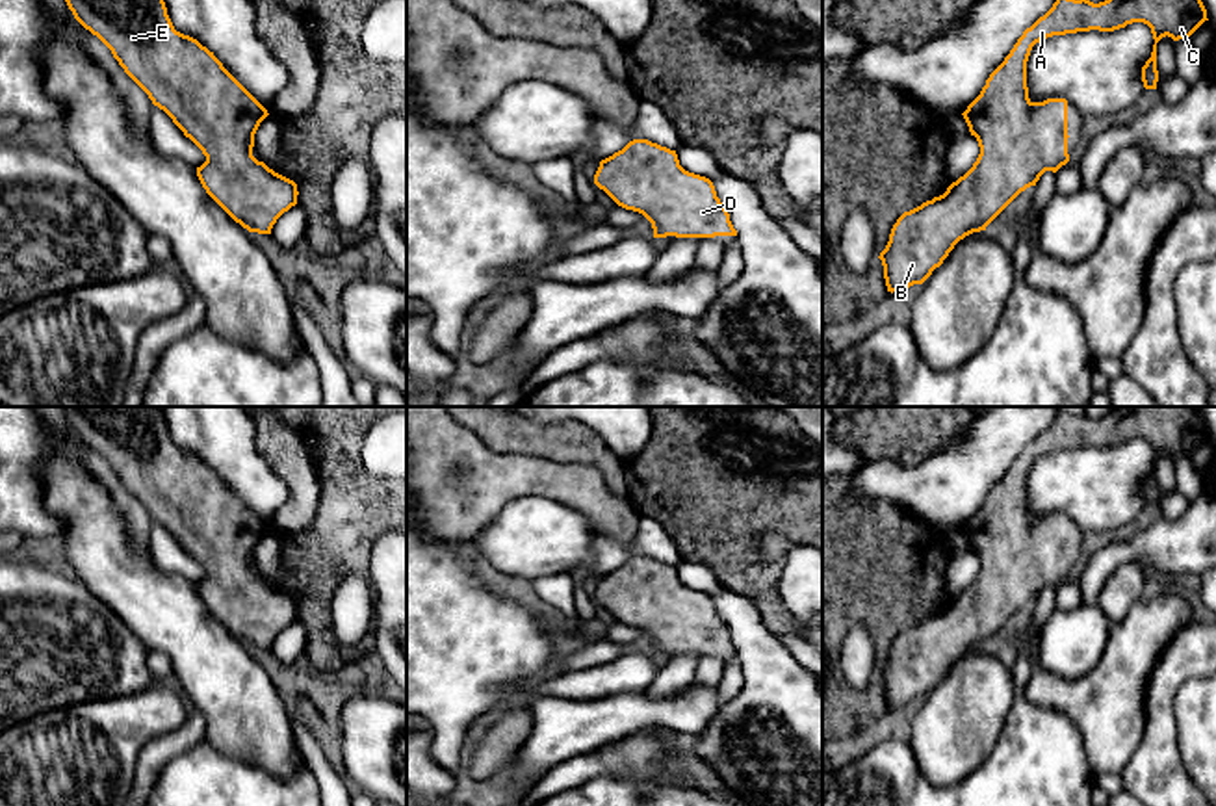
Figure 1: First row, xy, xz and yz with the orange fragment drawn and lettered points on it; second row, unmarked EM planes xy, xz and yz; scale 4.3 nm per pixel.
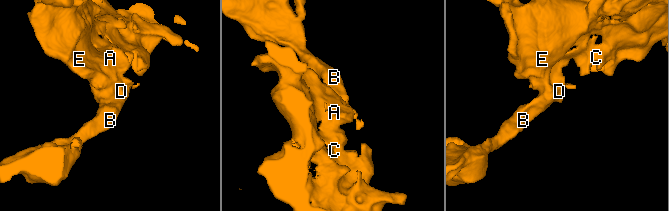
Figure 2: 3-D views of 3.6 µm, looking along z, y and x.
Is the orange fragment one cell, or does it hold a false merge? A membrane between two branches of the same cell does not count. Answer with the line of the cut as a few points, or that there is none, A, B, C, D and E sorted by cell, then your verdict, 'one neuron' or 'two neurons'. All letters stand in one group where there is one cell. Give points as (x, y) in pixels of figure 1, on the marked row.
cut none; groups A B C D E; one neuron

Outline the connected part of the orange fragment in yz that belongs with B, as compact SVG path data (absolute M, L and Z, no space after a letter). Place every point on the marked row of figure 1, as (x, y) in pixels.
M1056 0L1053 7L1023 32L1004 61L990 74L980 95L962 113L980 154L973 167L952 182L947 191L921 206L904 212L891 228L889 241L880 253L887 292L902 292L923 284L943 264L954 245L986 227L1027 188L1036 186L1045 171L1056 173L1069 162L1067 154L1067 100L1047 98L1032 102L1027 87L1027 61L1041 39L1077 32L1114 32L1132 22L1151 28L1155 45L1142 67L1145 89L1157 89L1157 43L1162 37L1188 39L1207 19L1201 0Z

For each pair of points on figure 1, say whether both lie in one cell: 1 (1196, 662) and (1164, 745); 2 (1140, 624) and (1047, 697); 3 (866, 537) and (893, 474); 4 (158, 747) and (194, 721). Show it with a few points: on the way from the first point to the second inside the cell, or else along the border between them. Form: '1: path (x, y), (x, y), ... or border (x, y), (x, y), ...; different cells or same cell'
1: path (1174, 678), (1163, 689), (1163, 723); same cell
2: path (1129, 650), (1085, 695), (1073, 695); same cell
3: border (841, 489), (864, 498), (888, 500), (921, 519); different cells
4: path (168, 745), (186, 730); same cell

